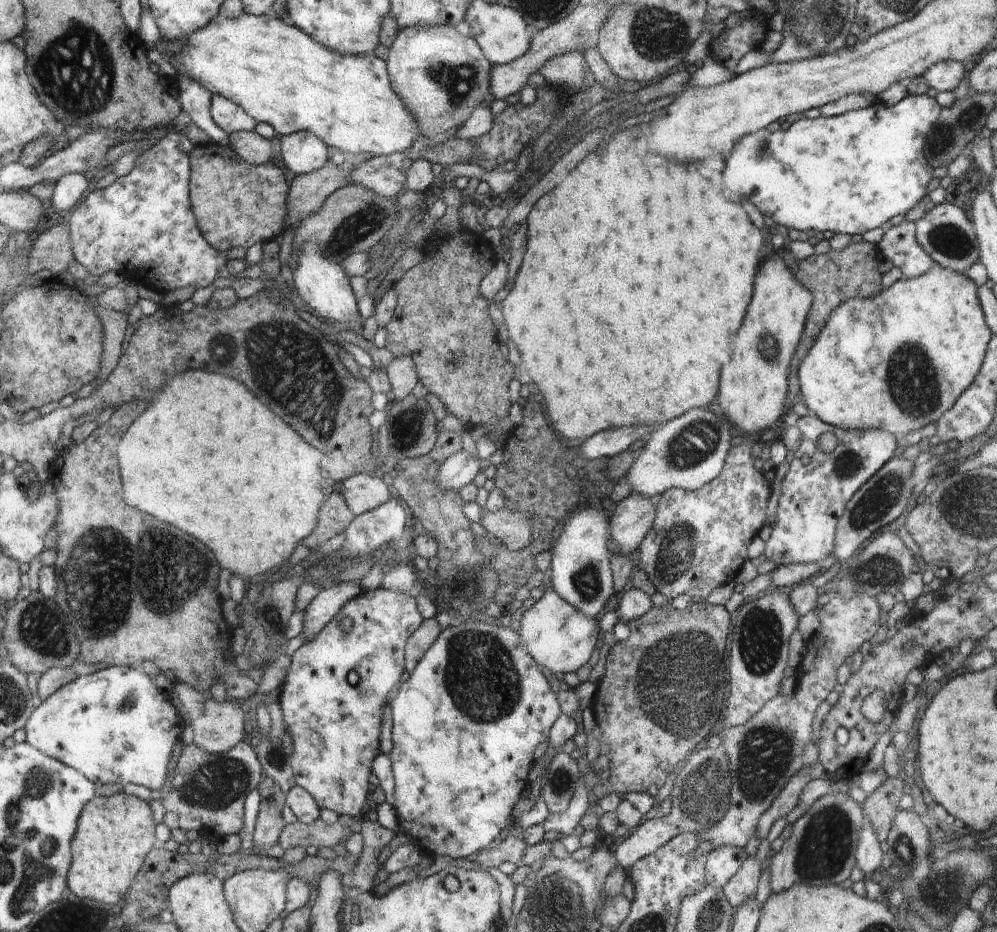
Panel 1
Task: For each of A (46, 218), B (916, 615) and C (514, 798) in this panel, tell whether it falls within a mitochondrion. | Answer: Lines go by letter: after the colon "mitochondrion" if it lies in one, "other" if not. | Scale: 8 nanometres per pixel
A: other
B: other
C: other

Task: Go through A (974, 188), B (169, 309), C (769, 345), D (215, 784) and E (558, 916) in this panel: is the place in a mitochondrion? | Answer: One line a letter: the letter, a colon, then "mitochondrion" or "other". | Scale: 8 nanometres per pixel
A: other
B: other
C: mitochondrion
D: mitochondrion
E: mitochondrion

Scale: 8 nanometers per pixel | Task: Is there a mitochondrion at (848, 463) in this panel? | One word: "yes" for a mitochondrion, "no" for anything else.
yes

